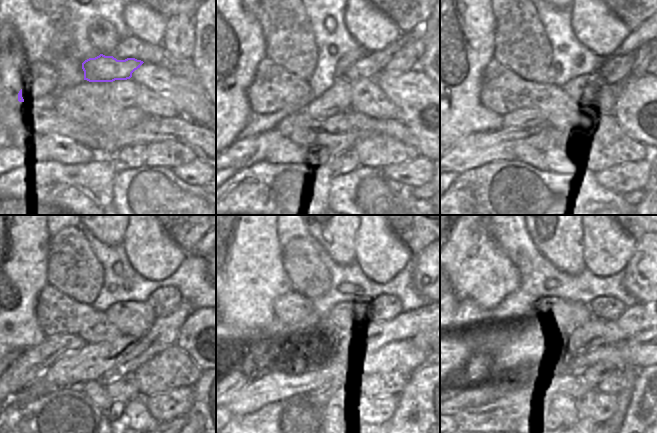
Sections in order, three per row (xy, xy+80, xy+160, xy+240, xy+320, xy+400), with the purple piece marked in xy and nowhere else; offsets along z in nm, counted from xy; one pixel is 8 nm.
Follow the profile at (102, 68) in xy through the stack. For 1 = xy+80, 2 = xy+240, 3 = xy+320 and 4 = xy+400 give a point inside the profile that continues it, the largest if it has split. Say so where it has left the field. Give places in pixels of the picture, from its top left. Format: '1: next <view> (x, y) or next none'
1: next xy+80 (373, 62)
2: next xy+240 (195, 251)
3: next none
4: next none

